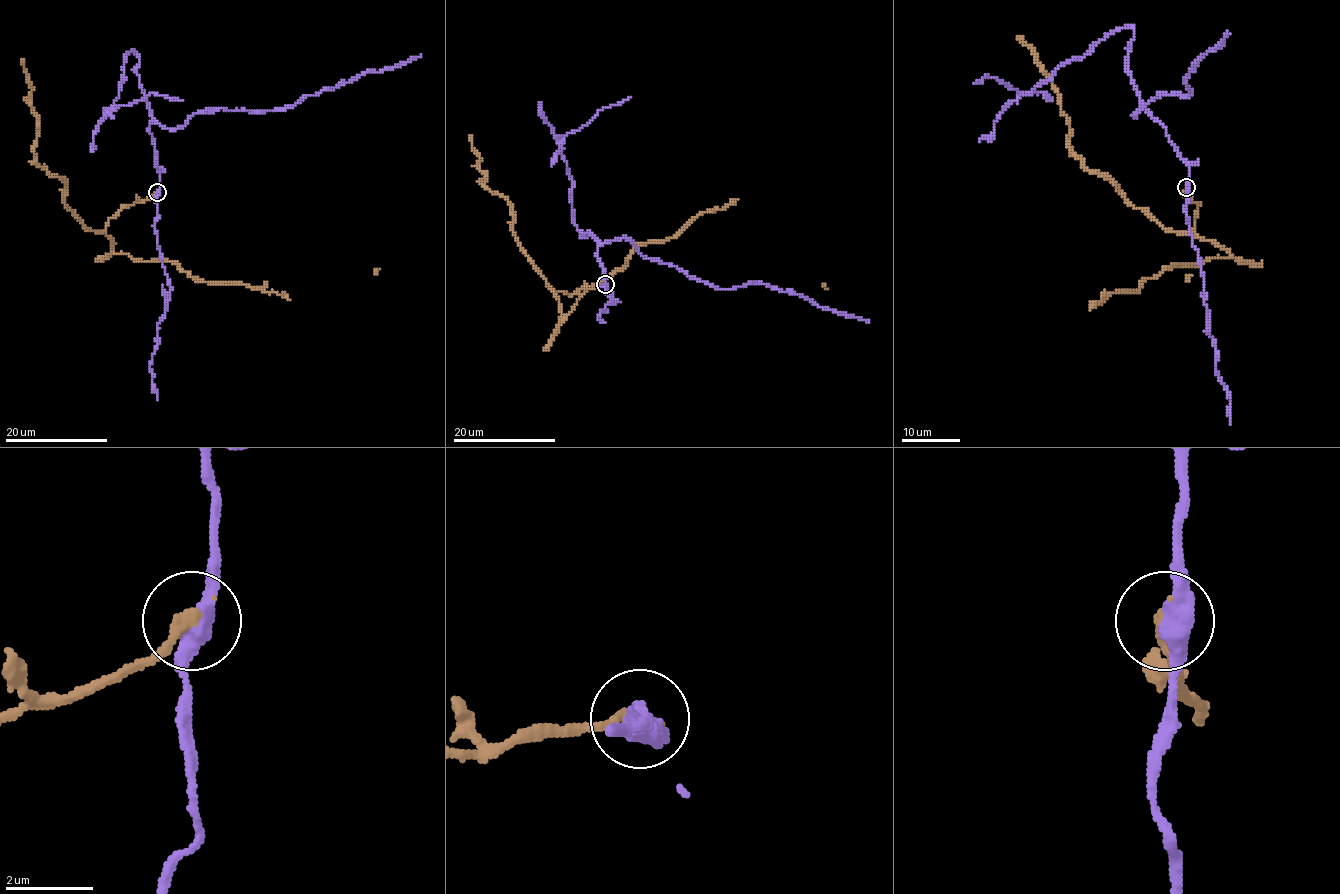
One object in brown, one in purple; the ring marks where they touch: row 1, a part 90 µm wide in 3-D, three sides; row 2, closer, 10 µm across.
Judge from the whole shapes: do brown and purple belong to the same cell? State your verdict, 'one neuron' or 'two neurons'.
two neurons

